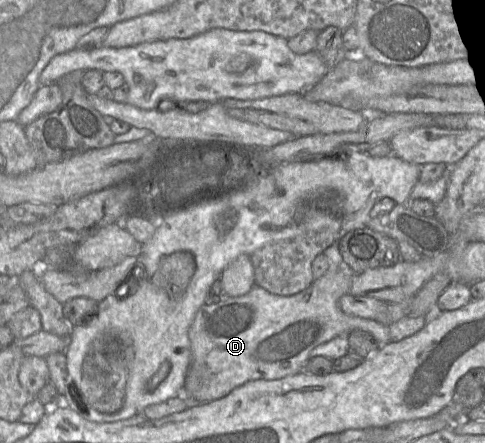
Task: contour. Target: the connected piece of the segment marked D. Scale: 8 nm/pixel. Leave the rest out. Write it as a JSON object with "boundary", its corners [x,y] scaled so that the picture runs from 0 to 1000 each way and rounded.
{"boundary":[[[711,598],[695,607],[693,612],[678,612],[674,619],[649,630],[637,648],[621,659],[604,666],[581,668],[557,661],[544,650],[524,643],[513,659],[499,668],[478,670],[464,666],[464,675],[449,684],[423,684],[406,702],[398,729],[390,740],[390,767],[394,774],[394,822],[381,851],[379,892],[392,898],[396,907],[427,907],[443,901],[452,901],[480,878],[518,860],[518,858],[567,858],[586,853],[590,849],[614,842],[629,833],[629,824],[637,813],[639,795],[656,779],[670,774],[685,763],[699,756],[715,756],[718,752],[742,743],[767,752],[784,772],[784,783],[804,772],[802,736],[796,736],[771,720],[746,718],[713,709],[699,693],[699,675],[720,659],[726,628],[730,616]]]}

